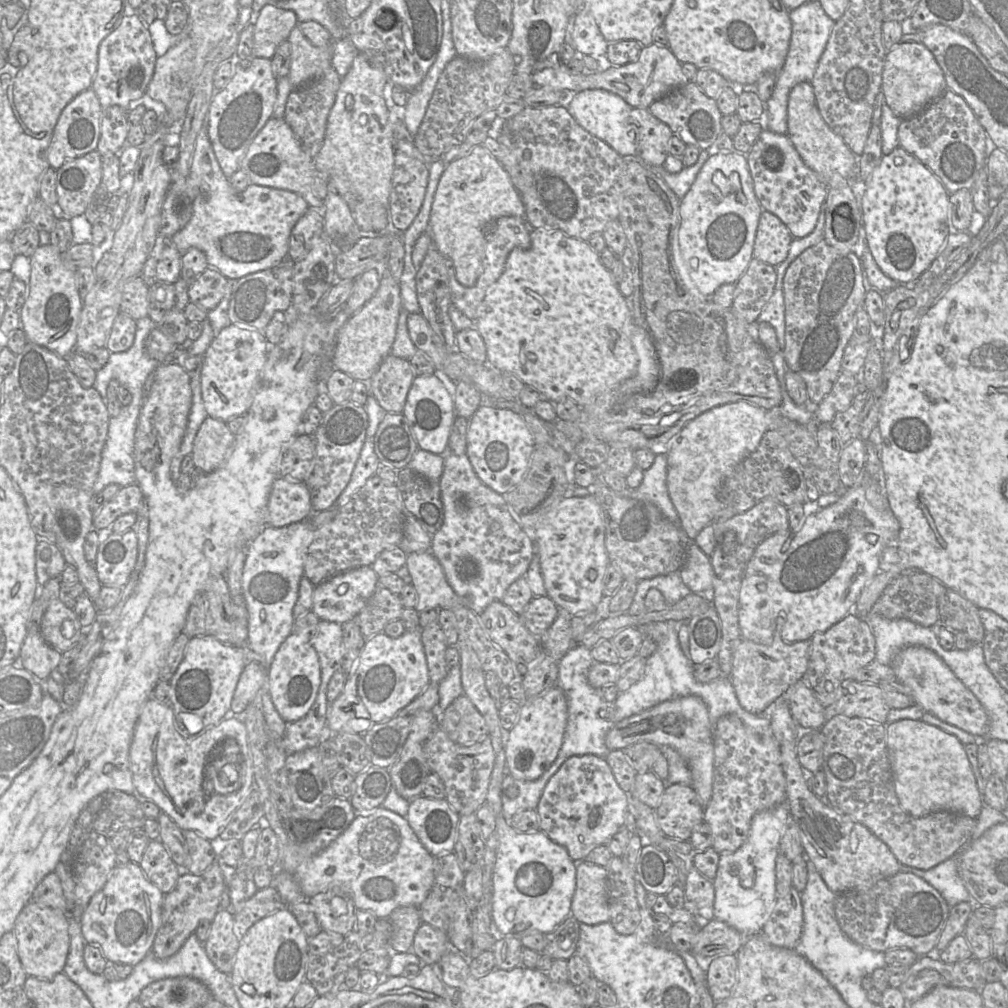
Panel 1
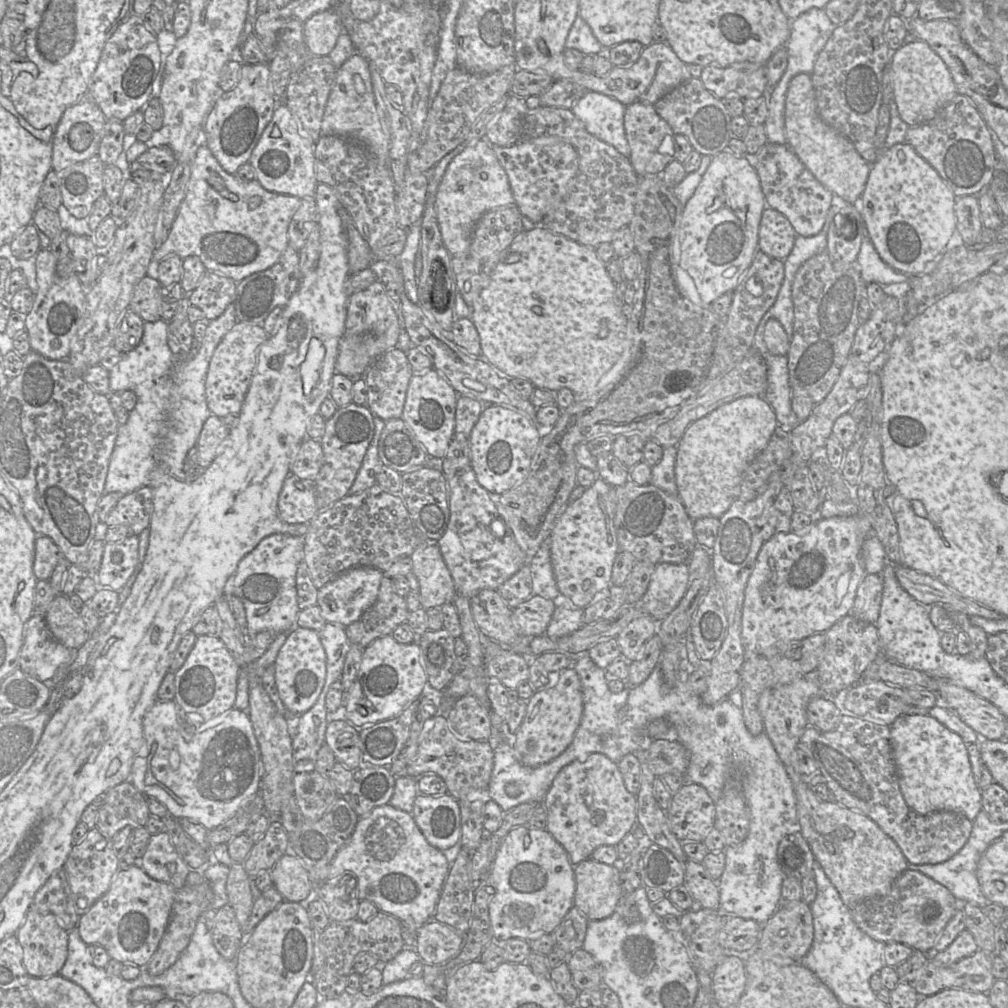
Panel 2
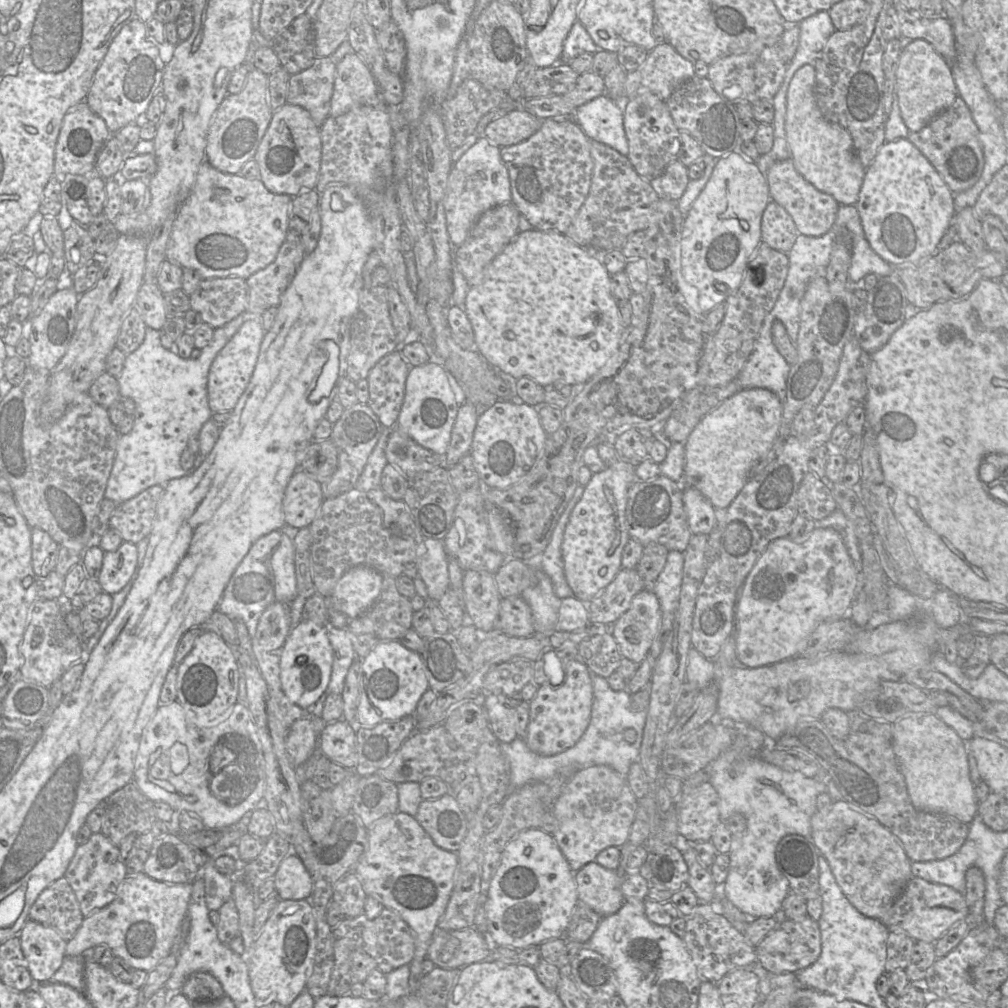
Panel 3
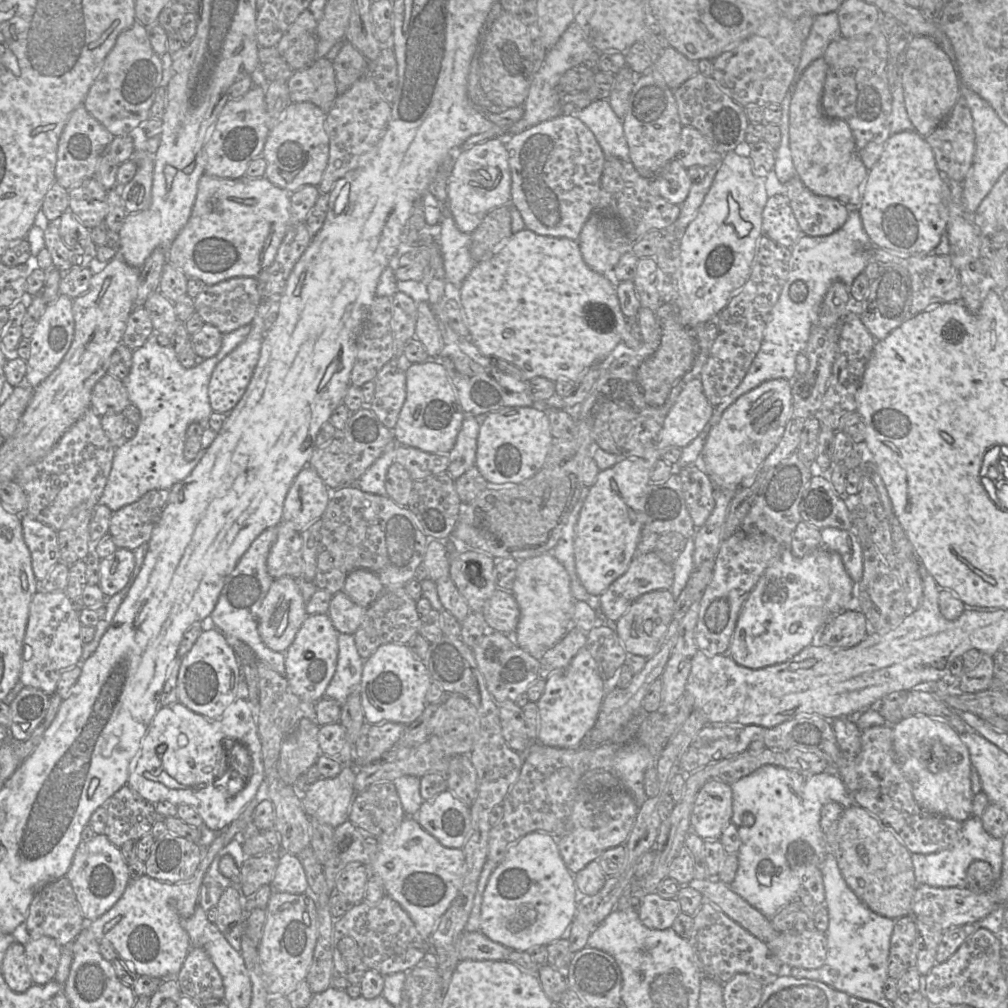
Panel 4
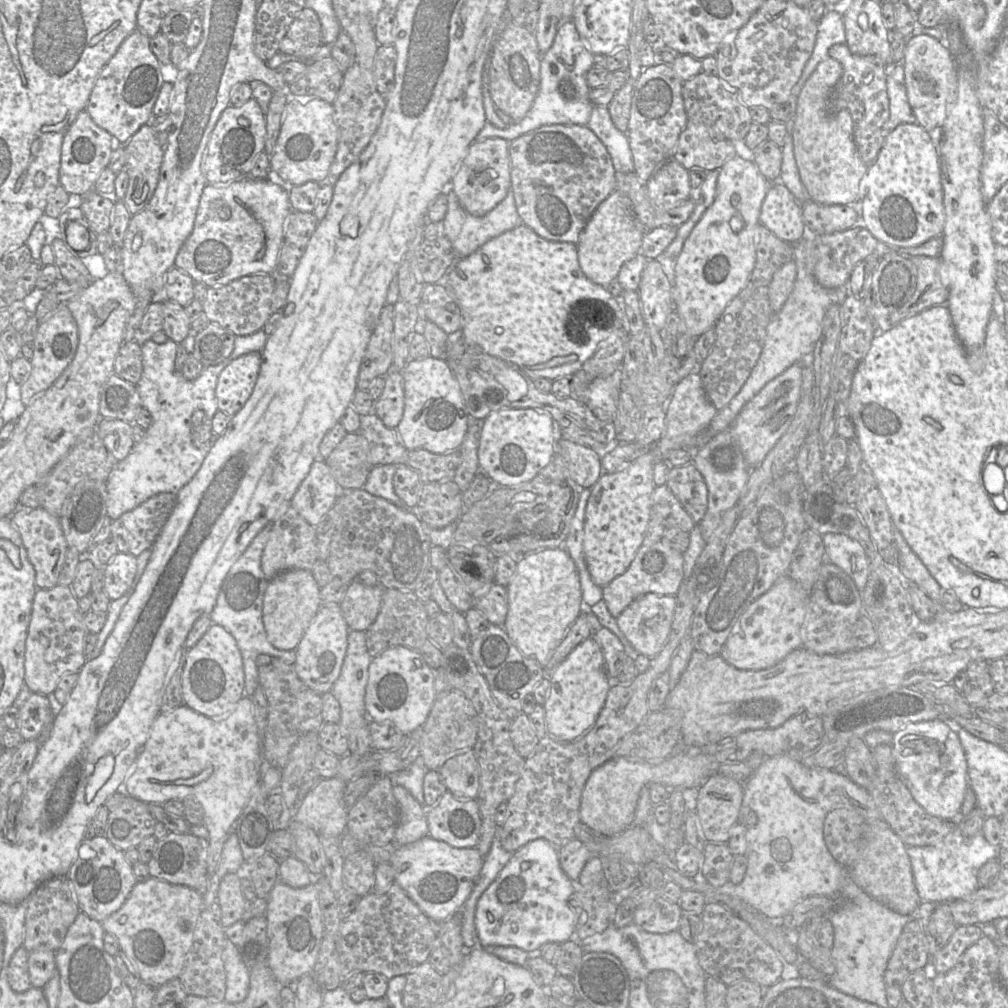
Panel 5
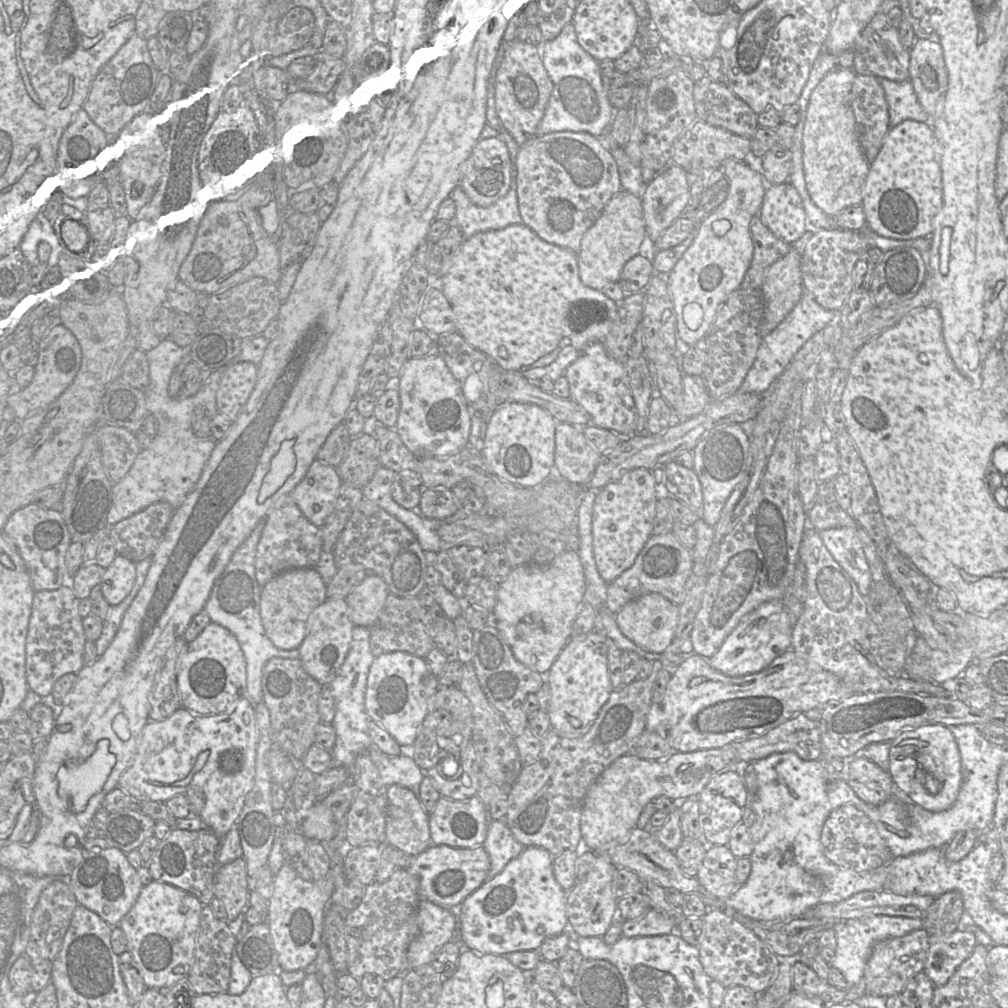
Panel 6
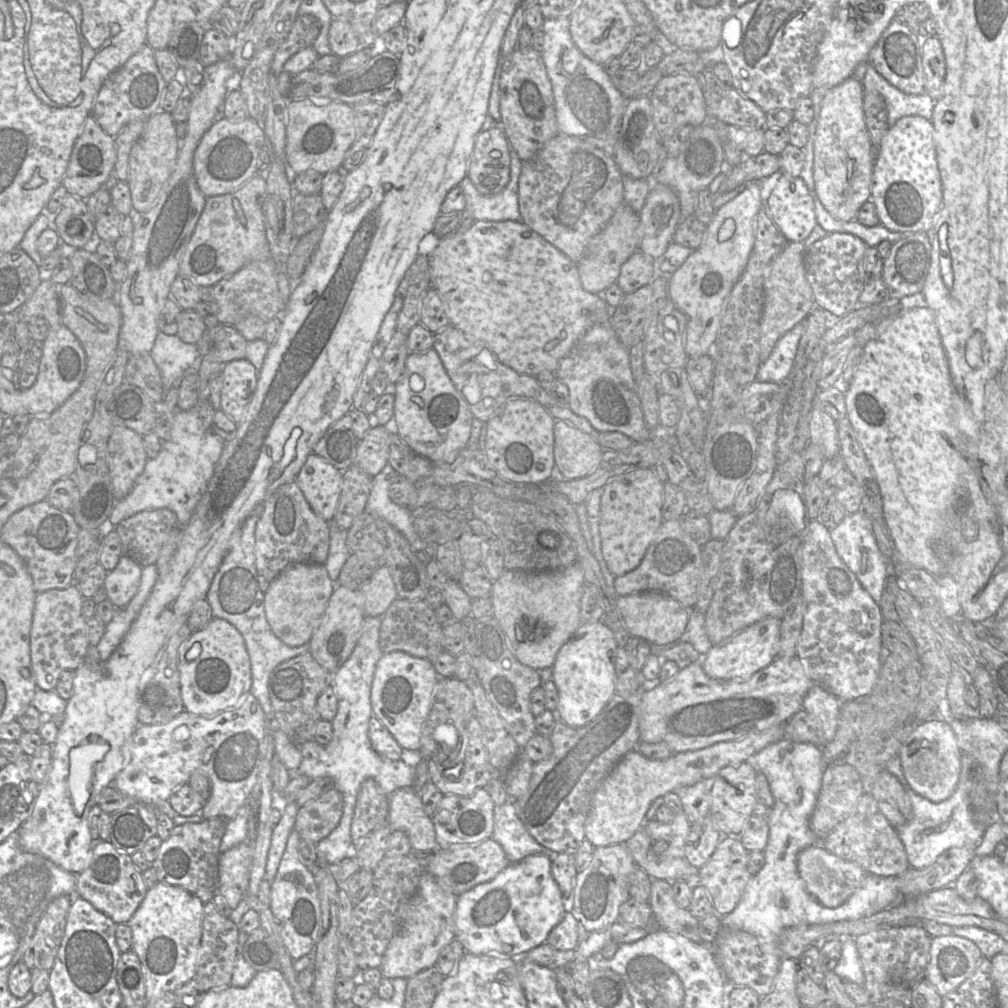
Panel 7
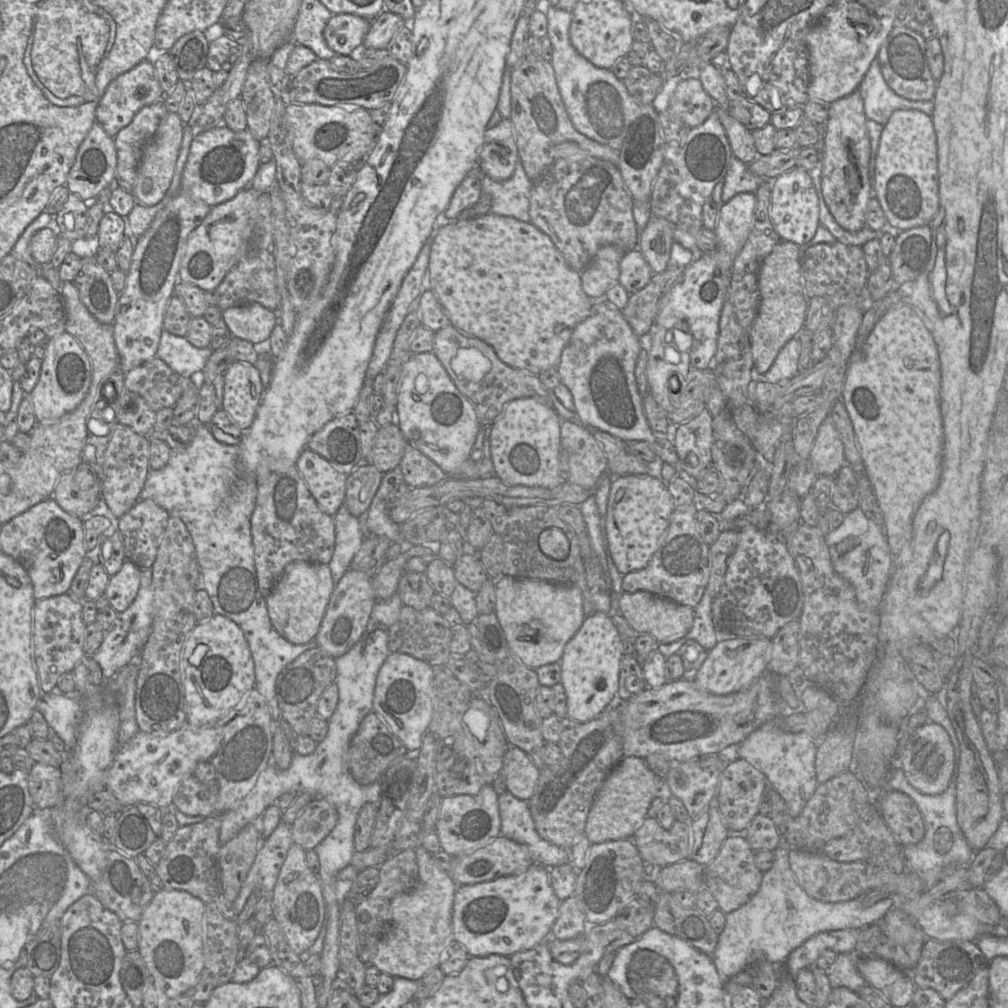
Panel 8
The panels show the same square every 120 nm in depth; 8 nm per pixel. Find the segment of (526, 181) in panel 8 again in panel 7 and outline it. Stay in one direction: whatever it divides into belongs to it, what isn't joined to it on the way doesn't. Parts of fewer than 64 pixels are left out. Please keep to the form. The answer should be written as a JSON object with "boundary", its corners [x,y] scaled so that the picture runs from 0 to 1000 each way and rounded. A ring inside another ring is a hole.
{"boundary":[[[509,147],[506,149],[506,179],[503,185],[494,192],[477,192],[467,178],[461,175],[456,181],[462,204],[471,219],[517,219],[515,207],[515,178],[518,159]]]}

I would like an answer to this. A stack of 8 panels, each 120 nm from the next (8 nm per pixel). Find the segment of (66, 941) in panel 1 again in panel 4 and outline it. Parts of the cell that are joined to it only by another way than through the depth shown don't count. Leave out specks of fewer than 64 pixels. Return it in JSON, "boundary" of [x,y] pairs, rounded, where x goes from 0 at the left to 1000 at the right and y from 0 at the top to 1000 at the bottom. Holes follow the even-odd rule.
{"boundary":[[[48,929],[28,931],[24,937],[26,956],[35,976],[46,976],[54,972],[61,948],[61,938]]]}

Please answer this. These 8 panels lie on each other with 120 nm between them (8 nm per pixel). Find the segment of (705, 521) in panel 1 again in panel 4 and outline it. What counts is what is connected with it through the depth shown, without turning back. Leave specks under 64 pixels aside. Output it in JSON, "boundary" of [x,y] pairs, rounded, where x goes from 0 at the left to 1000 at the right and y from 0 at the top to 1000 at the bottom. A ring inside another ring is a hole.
{"boundary":[[[772,375],[762,377],[735,392],[716,411],[714,418],[703,427],[696,450],[696,464],[708,483],[728,487],[735,479],[746,472],[775,436],[786,410],[785,378]]]}

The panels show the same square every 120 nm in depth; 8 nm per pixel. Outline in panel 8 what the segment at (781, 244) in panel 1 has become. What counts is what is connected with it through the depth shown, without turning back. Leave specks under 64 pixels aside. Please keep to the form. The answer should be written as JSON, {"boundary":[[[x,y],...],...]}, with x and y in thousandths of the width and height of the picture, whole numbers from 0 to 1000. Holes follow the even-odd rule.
{"boundary":[[[788,166],[766,180],[763,214],[769,229],[776,238],[793,244],[800,244],[806,238],[813,219],[813,198],[803,170]]]}

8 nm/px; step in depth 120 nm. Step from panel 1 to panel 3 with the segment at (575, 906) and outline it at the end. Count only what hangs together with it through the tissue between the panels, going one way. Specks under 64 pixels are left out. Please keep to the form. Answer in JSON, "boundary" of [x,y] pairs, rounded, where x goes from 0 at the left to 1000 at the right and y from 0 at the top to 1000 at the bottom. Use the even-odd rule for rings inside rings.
{"boundary":[[[584,855],[569,866],[573,894],[580,896],[596,910],[611,906],[619,896],[617,873],[610,863]]]}

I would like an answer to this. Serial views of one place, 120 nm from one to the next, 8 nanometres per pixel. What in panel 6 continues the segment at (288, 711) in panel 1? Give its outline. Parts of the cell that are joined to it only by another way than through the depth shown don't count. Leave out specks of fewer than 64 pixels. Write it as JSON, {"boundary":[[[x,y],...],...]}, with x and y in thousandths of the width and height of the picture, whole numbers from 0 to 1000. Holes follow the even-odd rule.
{"boundary":[[[324,593],[306,614],[305,629],[298,640],[298,655],[302,665],[319,681],[324,682],[340,659],[349,636],[351,619],[341,593]]]}

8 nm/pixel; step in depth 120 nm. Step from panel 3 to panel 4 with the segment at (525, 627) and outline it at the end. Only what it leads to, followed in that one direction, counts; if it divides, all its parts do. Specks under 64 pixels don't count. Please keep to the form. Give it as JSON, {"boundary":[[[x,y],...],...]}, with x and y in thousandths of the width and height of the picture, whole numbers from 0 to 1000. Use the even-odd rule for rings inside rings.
{"boundary":[[[493,583],[481,599],[478,610],[485,624],[509,630],[515,617],[516,604],[507,586]]]}

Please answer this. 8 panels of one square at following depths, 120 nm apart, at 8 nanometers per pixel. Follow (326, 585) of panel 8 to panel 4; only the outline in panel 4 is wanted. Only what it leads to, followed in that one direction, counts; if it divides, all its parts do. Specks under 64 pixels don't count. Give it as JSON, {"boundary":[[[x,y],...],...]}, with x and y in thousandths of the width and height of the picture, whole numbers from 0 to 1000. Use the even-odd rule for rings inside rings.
{"boundary":[[[288,571],[271,574],[257,604],[256,627],[263,640],[271,646],[283,648],[306,612],[304,597],[297,584],[297,573]]]}

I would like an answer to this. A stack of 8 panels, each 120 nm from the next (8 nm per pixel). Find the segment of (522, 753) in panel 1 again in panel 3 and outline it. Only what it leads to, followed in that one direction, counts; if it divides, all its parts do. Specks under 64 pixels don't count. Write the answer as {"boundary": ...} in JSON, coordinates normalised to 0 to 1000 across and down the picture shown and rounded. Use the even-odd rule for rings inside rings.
{"boundary":[[[574,653],[566,655],[561,661],[561,675],[555,681],[534,681],[532,689],[525,695],[526,706],[520,735],[524,742],[538,750],[548,750],[568,741],[582,723],[588,696],[586,667]]]}

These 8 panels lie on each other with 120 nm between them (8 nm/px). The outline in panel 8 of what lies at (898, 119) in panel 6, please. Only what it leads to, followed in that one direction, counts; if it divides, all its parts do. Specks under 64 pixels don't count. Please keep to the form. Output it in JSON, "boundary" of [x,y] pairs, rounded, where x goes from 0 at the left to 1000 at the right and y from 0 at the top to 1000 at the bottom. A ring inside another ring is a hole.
{"boundary":[[[868,58],[856,79],[852,90],[857,101],[857,111],[861,118],[878,124],[885,112],[893,108],[908,108],[922,115],[927,111],[927,100],[907,100],[888,92],[879,82],[873,63]]]}

